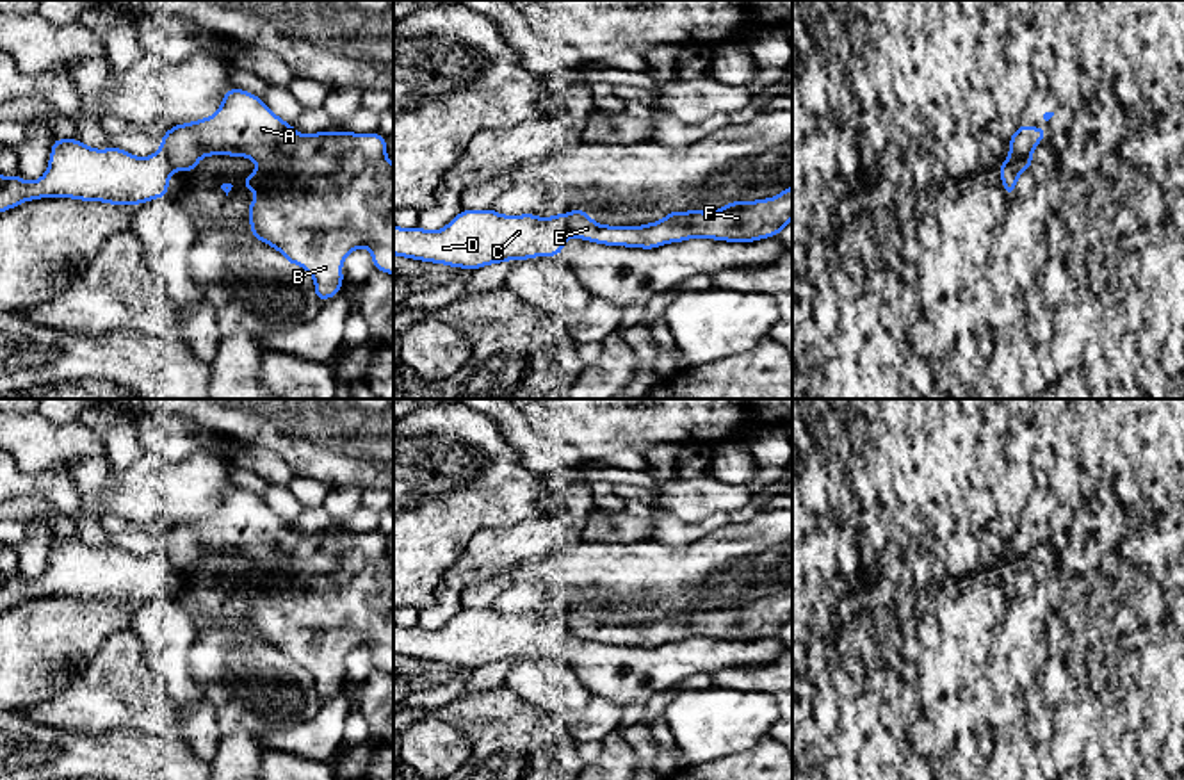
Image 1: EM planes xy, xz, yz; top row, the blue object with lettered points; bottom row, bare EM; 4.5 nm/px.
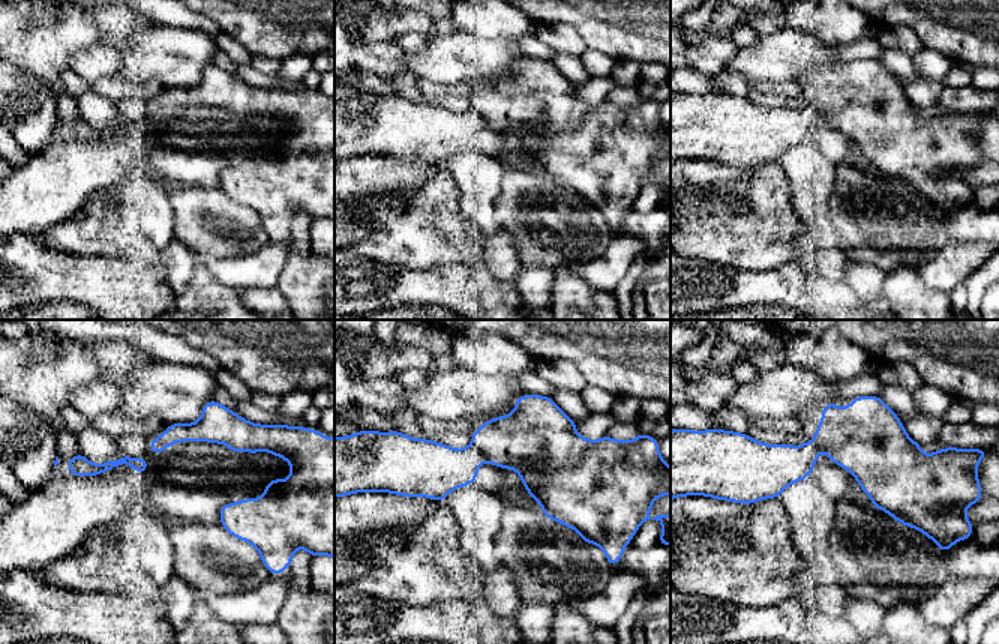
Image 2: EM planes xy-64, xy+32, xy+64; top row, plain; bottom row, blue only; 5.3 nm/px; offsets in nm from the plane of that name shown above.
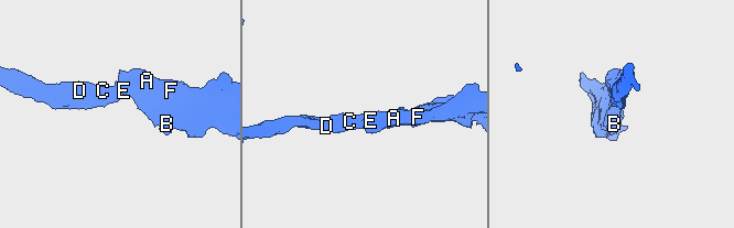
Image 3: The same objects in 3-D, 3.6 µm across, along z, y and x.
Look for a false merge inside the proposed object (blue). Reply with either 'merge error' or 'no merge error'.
merge error

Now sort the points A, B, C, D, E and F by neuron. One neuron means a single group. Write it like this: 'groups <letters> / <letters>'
groups A B E F / C D

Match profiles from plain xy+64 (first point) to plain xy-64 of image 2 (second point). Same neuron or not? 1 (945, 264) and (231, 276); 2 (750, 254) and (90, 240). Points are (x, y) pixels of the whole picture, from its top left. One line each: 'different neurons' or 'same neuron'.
1: same neuron
2: same neuron

